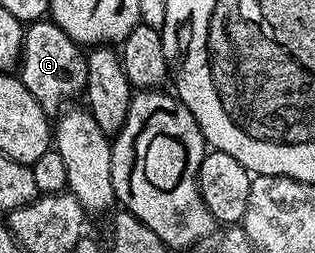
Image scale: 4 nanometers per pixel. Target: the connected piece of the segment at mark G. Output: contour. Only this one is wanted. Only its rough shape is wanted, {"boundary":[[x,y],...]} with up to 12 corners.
{"boundary":[[58,24],[25,26],[18,77],[49,117],[83,96],[88,56]]}

